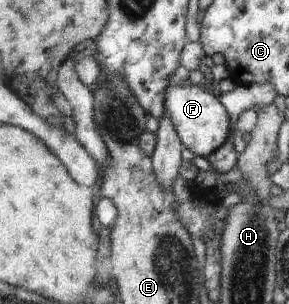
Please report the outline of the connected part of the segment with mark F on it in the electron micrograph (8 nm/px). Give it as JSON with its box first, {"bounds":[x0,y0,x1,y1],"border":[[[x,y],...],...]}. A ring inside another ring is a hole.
{"bounds":[165,80,231,158],"border":[[[188,80],[181,85],[170,83],[165,90],[166,113],[173,120],[173,125],[176,127],[184,148],[194,152],[196,156],[207,158],[209,154],[221,147],[231,135],[231,120],[222,100],[211,91],[193,85]]]}

